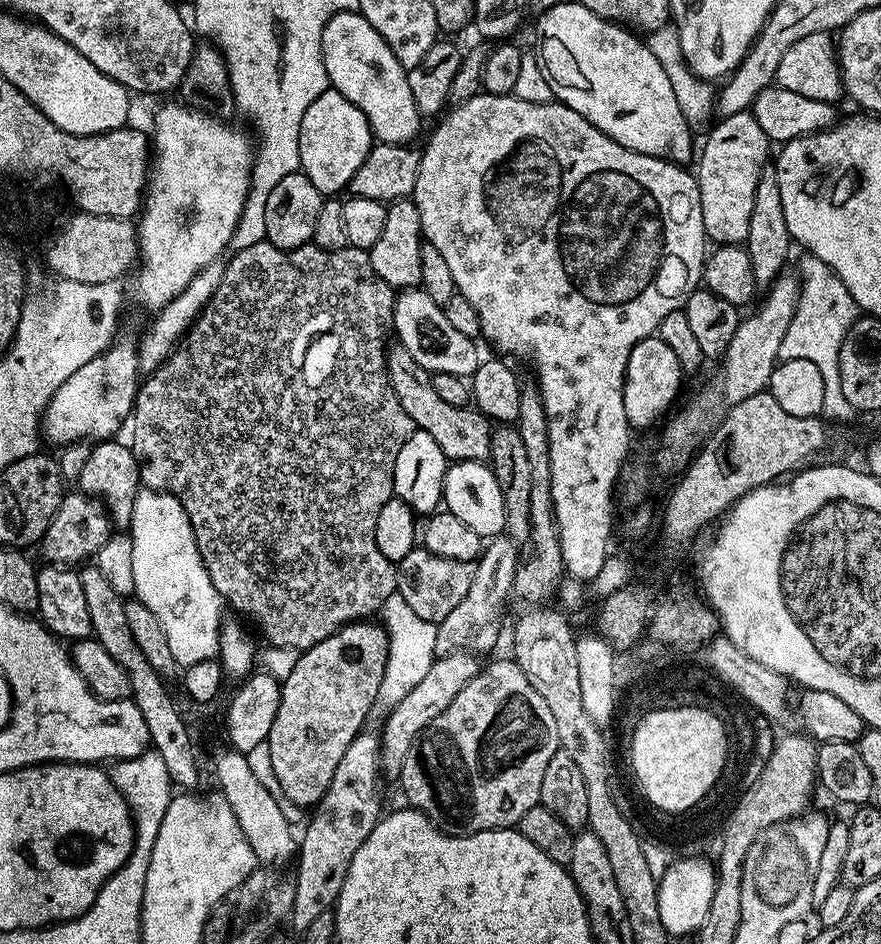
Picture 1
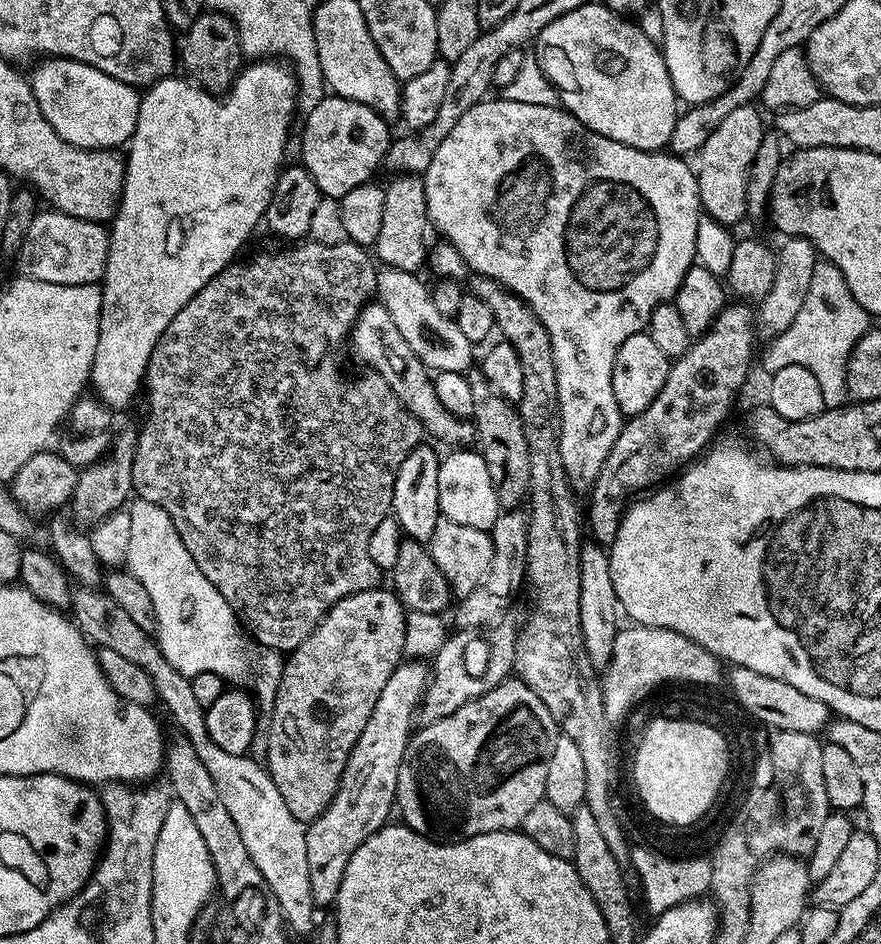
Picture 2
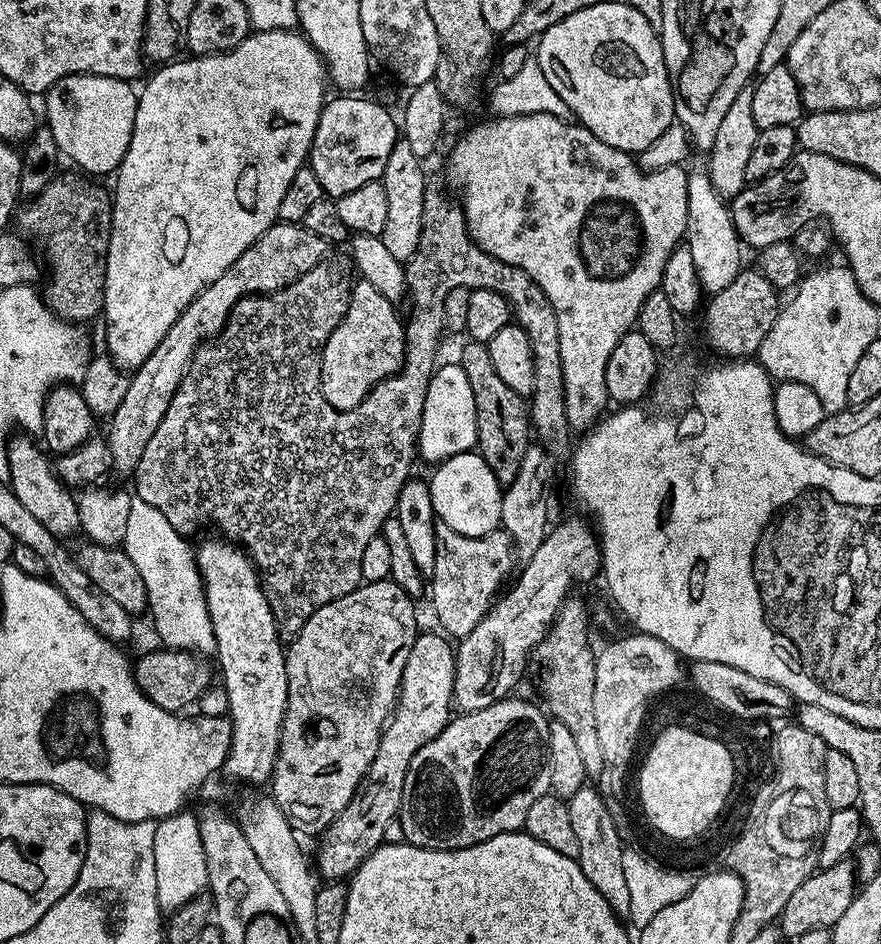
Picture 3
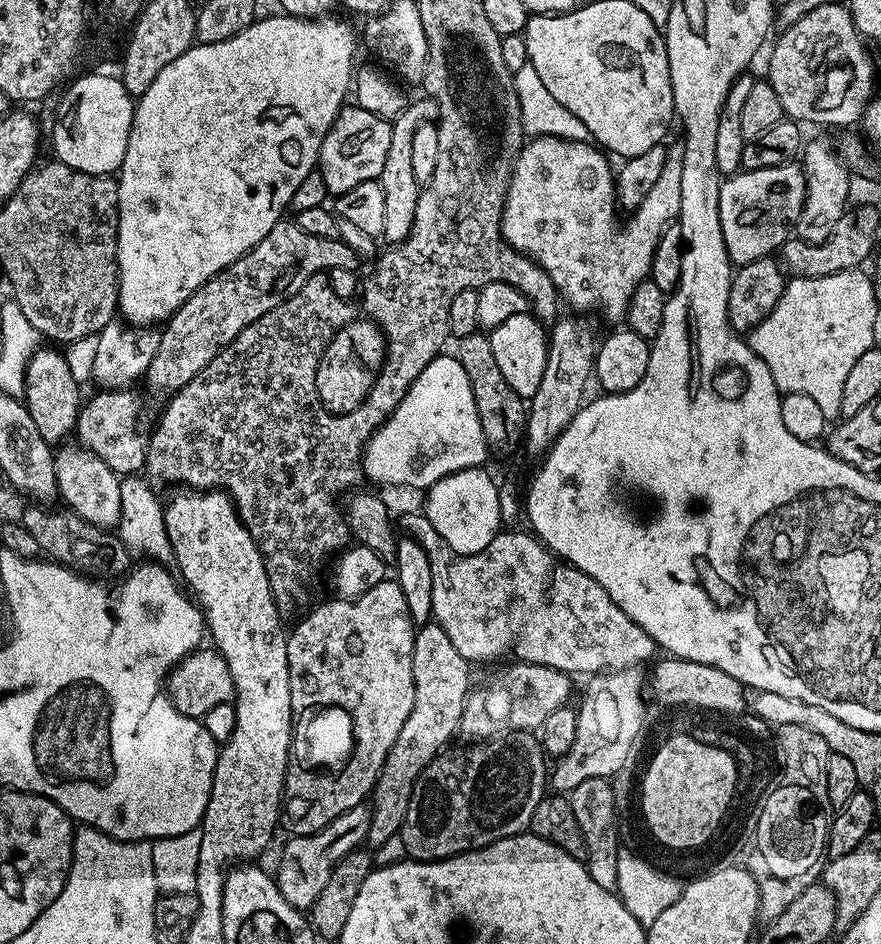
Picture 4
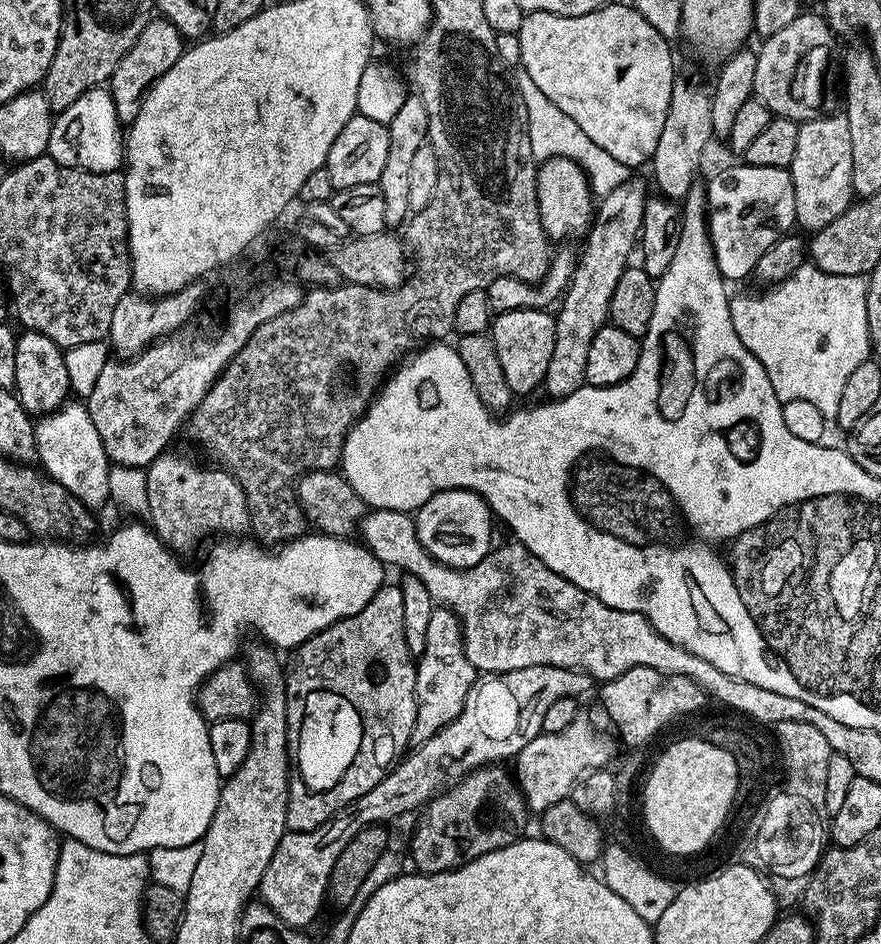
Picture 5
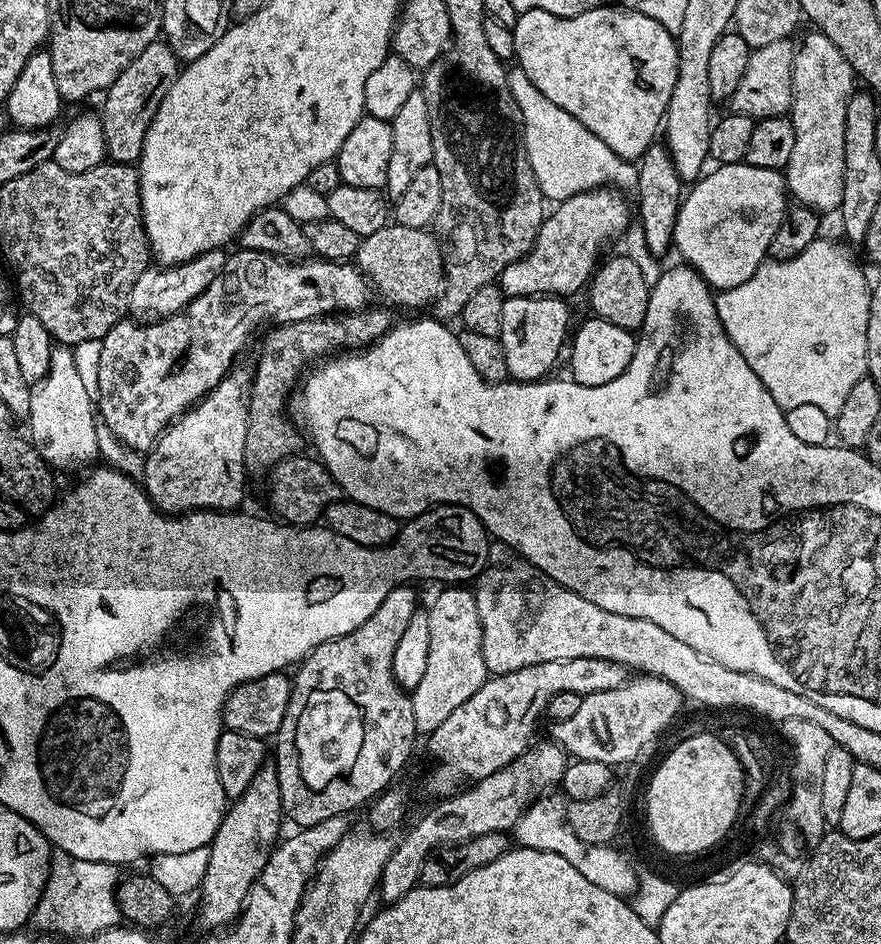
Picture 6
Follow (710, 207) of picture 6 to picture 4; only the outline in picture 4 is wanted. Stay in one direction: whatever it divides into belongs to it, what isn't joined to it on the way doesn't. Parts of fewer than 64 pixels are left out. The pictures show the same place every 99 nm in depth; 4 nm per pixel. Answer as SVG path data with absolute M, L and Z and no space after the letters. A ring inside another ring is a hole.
M799 163L779 164L766 170L743 170L729 175L720 185L718 214L722 222L722 238L726 242L728 258L733 265L749 264L763 256L773 255L790 236L790 218L794 218L804 205L804 169Z

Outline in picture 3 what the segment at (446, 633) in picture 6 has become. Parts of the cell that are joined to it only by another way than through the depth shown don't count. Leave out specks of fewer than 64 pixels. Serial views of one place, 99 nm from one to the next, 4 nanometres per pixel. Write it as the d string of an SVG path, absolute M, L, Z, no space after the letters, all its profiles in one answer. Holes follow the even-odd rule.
M421 631L410 650L410 658L406 658L406 670L402 670L400 696L396 699L396 708L384 726L384 732L378 742L378 752L374 754L374 762L370 762L367 777L356 796L330 822L330 826L319 833L320 849L314 856L314 868L319 879L324 882L344 882L356 871L357 866L372 853L375 848L385 843L388 827L393 827L394 821L400 815L402 802L402 786L406 786L406 770L410 770L410 758L426 746L448 724L453 715L454 666L456 665L456 650L453 641L447 635L436 632Z

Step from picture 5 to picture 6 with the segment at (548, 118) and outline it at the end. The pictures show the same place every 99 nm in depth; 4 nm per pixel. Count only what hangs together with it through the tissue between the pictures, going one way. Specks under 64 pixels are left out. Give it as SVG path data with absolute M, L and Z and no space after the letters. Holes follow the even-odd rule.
M519 66L513 67L509 71L508 81L510 90L518 102L526 158L530 162L530 170L534 170L534 178L538 182L545 201L569 200L574 198L574 194L593 192L595 188L605 186L611 186L616 190L635 189L638 182L638 167L633 161L624 160L618 154L614 154L614 150L610 150L610 146L606 146L606 142L602 142L602 138L598 138L598 134L590 134L590 130L586 130L586 126L582 126L582 122L578 122L578 118L566 114L566 110L562 110L562 106L554 106L554 102L550 102L550 98L546 98L546 94L542 94L538 90L538 86L534 86L534 82L530 82L530 78L526 78L526 74Z

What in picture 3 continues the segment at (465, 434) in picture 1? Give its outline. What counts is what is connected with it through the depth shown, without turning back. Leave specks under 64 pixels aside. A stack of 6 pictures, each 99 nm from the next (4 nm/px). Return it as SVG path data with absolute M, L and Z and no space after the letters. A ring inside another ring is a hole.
M363 278L351 285L349 293L345 316L320 355L320 394L340 412L360 405L380 379L396 375L405 360L405 323L399 318L395 303Z

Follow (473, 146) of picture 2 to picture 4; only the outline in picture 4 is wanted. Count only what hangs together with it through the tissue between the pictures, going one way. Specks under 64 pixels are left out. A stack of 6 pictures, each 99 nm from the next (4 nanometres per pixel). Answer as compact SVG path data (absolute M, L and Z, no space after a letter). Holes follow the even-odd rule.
M533 136L520 149L520 157L510 178L508 193L504 199L504 213L500 229L504 241L514 250L529 256L550 274L560 299L580 314L601 312L608 320L623 321L628 315L628 303L636 287L649 279L654 250L668 225L679 217L682 202L682 154L683 147L668 148L666 166L658 182L654 182L650 194L642 198L637 208L631 209L628 221L620 225L616 221L618 201L614 168L608 165L609 157L595 143L588 140L567 140L557 136Z

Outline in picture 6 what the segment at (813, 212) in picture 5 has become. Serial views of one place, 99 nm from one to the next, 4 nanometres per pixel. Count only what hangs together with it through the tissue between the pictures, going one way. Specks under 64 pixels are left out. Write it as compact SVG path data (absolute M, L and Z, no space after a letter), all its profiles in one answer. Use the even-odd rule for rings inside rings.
M808 30L804 41L795 45L790 109L790 119L794 126L794 150L790 153L790 162L786 169L786 188L795 203L804 204L821 214L835 213L842 202L842 178L846 158L846 106L854 91L852 80L854 81L854 73L850 62L842 58L842 50L838 50L838 46L834 46L834 42L826 38L826 34Z

